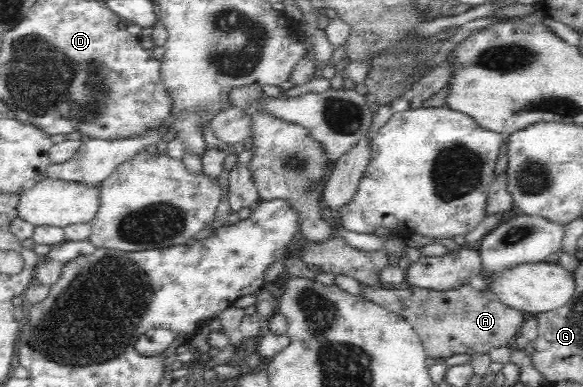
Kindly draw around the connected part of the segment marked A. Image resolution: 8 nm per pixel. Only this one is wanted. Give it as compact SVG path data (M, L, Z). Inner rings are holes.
M469 284L459 286L452 290L430 290L412 287L407 289L384 289L380 287L360 288L360 296L367 301L383 306L392 313L403 316L413 328L413 331L422 341L428 358L450 358L454 354L474 354L474 352L488 353L491 348L504 346L514 340L519 329L526 319L526 315L519 310L510 308L498 300L496 296L491 300L480 289L476 290Z

